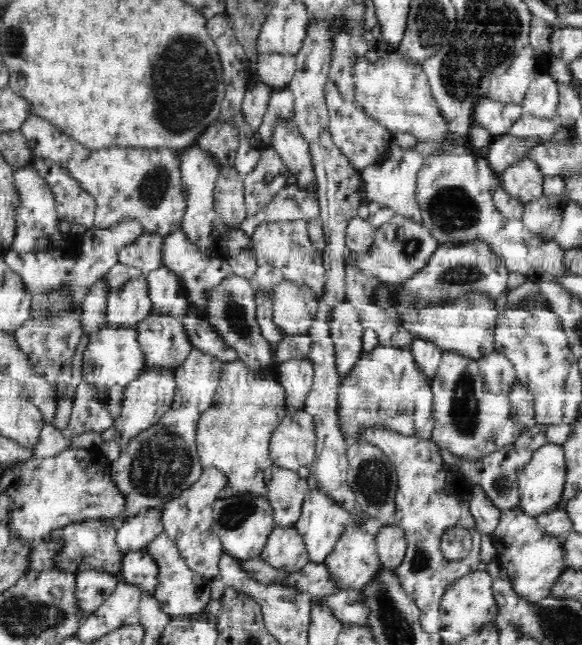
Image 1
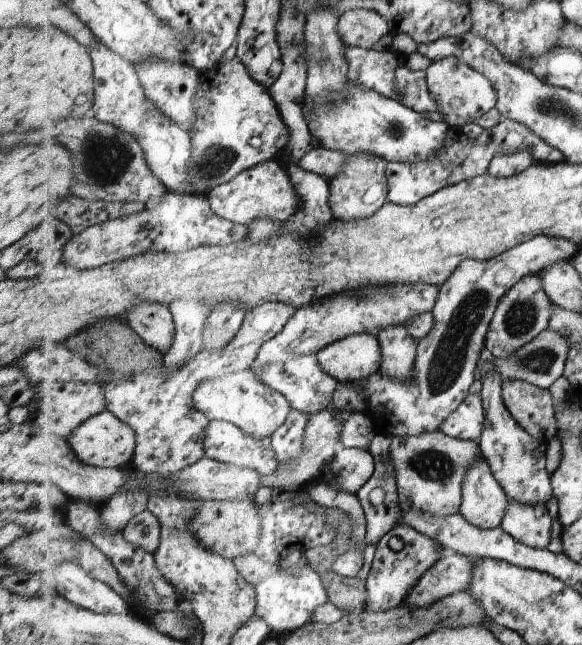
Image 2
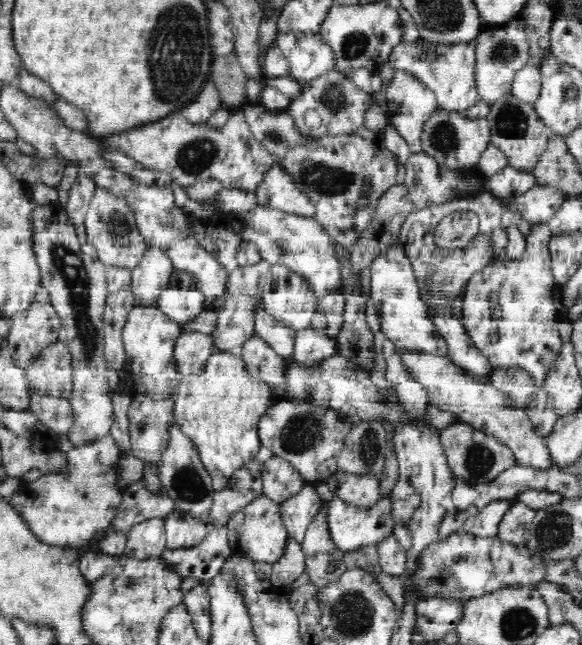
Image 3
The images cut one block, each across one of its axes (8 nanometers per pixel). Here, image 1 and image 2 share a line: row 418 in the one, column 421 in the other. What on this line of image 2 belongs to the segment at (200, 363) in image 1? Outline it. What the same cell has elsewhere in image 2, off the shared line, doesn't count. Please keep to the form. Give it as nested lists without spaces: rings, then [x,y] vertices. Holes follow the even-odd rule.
[[[504,118],[495,128],[490,129],[483,128],[478,122],[471,122],[460,127],[450,127],[446,136],[446,142],[447,144],[441,152],[431,155],[425,161],[418,163],[390,162],[386,168],[390,184],[389,201],[403,206],[417,204],[426,196],[431,196],[445,187],[450,187],[461,181],[485,175],[488,172],[491,161],[497,155],[508,155],[519,151],[527,151],[532,154],[535,162],[539,163],[559,164],[565,160],[564,154],[559,149],[553,149],[546,140],[543,140],[541,136],[535,134],[535,132],[527,128],[524,124],[521,124],[521,122],[507,118]]]

